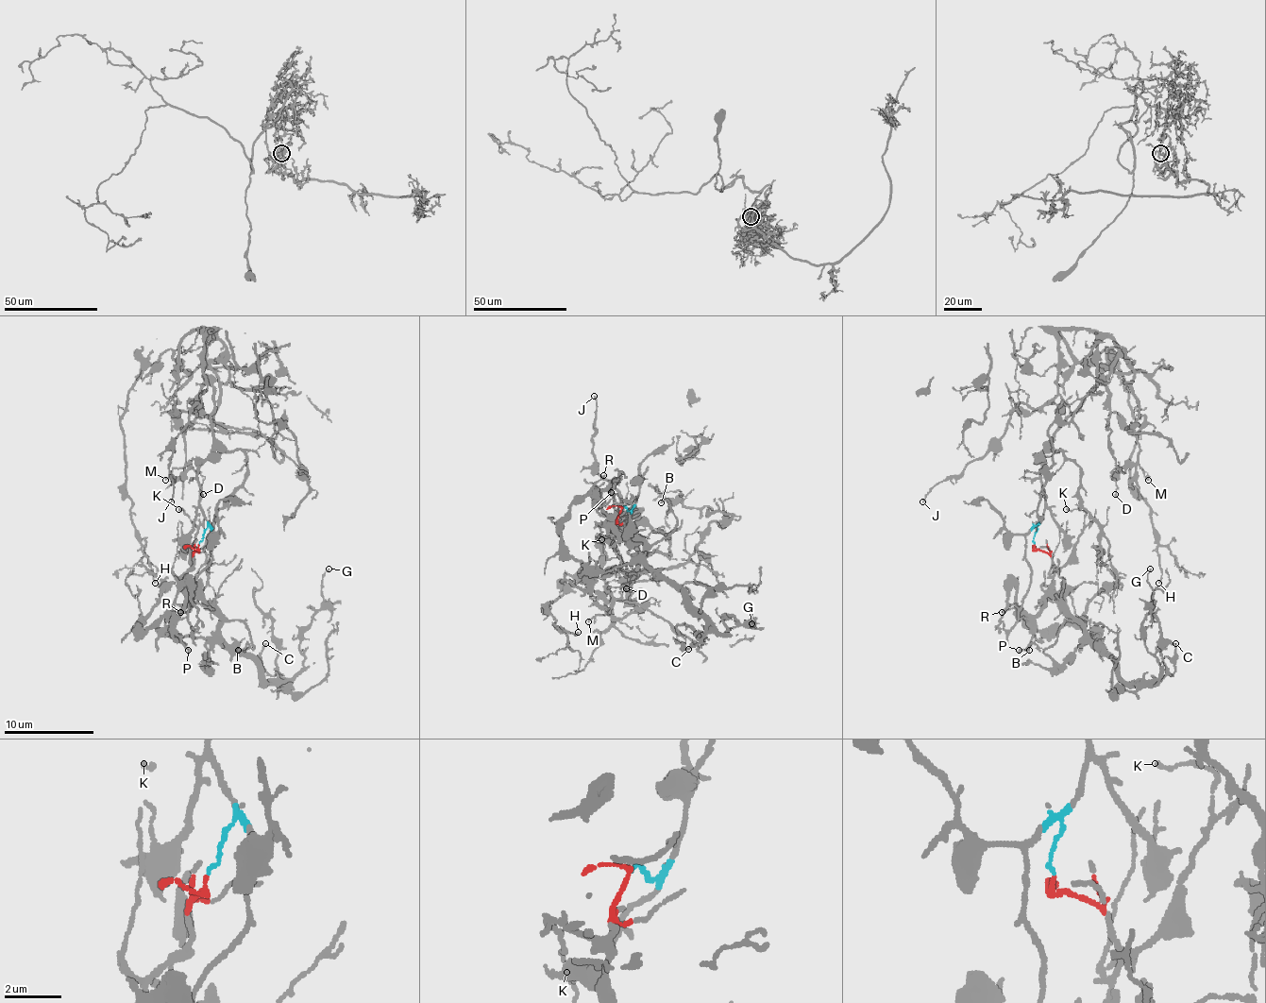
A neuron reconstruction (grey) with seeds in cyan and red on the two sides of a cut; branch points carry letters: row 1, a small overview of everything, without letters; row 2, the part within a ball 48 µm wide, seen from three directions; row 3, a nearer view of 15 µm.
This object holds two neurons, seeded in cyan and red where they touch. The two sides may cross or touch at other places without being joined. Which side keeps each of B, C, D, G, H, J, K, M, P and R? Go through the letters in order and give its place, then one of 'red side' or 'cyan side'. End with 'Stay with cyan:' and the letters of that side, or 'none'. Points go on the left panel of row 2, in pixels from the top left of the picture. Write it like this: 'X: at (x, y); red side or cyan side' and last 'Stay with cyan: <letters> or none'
B: at (238, 650); red side
C: at (265, 643); red side
D: at (203, 494); cyan side
G: at (329, 569); red side
H: at (155, 583); cyan side
J: at (171, 501); cyan side
K: at (178, 509); red side
M: at (165, 480); cyan side
P: at (188, 650); red side
R: at (180, 612); red side
Stay with cyan: D, H, J, M

